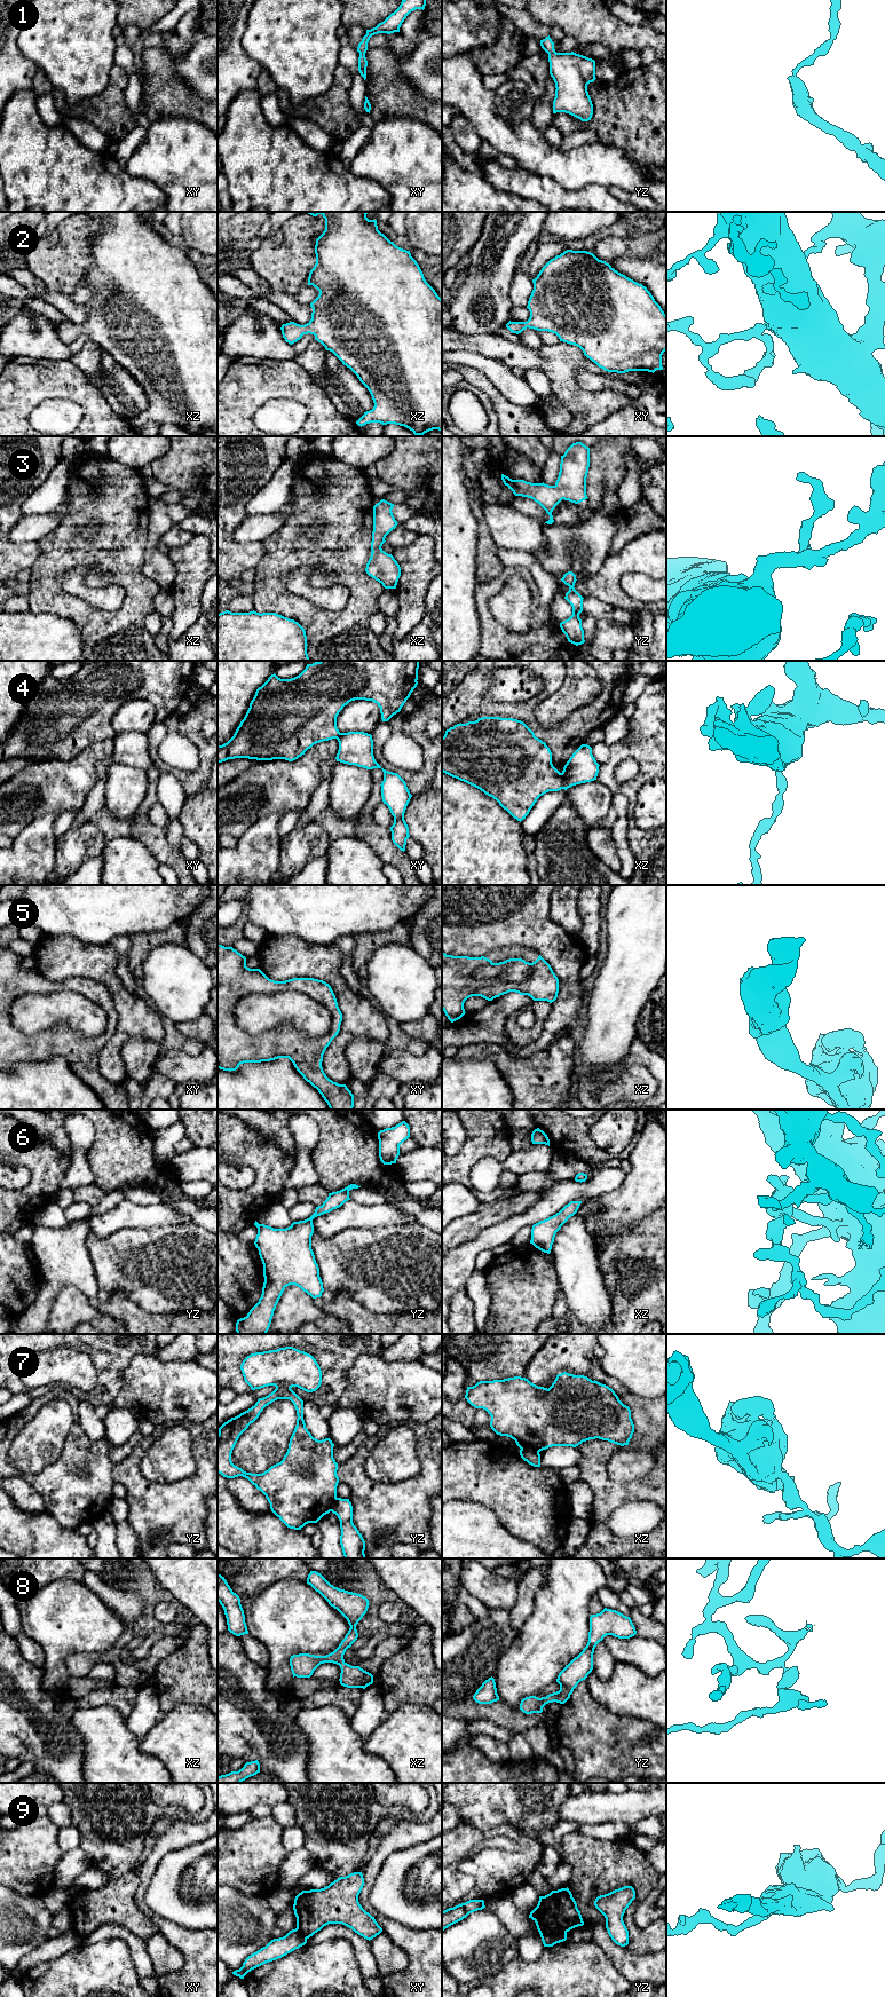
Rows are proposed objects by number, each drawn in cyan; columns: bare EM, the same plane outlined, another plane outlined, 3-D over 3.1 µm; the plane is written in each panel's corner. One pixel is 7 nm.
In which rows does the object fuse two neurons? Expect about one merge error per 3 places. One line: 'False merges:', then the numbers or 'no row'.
False merges: 4, 5, 7, 9

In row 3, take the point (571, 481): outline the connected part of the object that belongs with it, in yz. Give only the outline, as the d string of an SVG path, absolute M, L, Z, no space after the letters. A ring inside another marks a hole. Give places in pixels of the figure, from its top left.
M582 442L572 443L561 456L560 472L554 486L512 480L501 474L501 480L515 496L534 499L550 515L545 523L554 522L552 512L562 500L578 504L587 499L586 477L590 467L590 448Z

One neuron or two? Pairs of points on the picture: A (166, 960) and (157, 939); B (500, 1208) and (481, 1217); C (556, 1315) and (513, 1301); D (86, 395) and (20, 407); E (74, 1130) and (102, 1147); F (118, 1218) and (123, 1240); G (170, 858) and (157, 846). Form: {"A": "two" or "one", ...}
{"A": "two", "B": "one", "C": "two", "D": "one", "E": "two", "F": "two", "G": "one"}

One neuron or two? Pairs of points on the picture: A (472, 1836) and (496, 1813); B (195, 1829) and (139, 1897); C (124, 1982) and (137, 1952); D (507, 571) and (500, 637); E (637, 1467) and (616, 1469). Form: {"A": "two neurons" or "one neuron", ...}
{"A": "two neurons", "B": "one neuron", "C": "two neurons", "D": "one neuron", "E": "one neuron"}

